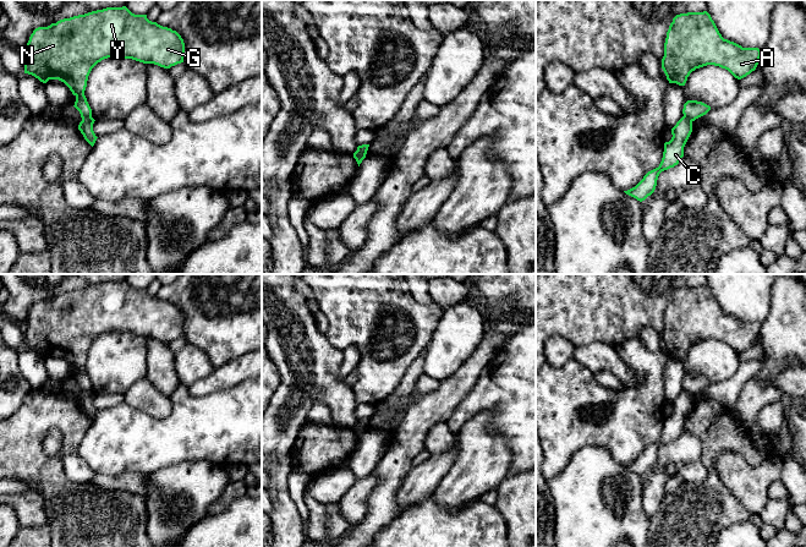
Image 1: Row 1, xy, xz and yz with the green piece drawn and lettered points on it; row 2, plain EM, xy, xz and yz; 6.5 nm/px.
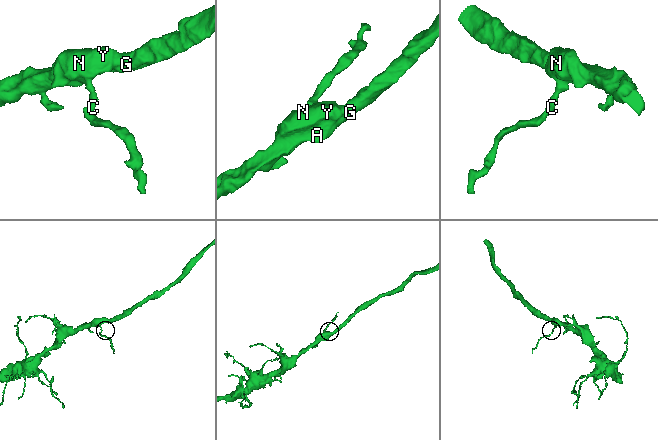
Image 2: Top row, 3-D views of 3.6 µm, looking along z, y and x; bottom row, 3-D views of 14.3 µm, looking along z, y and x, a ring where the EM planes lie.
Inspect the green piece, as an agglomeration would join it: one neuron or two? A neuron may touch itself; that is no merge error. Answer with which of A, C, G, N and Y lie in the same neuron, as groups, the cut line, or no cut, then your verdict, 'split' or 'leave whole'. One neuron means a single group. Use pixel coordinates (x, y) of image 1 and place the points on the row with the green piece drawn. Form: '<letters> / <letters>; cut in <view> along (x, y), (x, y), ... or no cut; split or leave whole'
A G N Y / C; cut in xy along (91, 115), (82, 120); split

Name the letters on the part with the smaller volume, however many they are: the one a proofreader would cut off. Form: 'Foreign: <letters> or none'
Foreign: C

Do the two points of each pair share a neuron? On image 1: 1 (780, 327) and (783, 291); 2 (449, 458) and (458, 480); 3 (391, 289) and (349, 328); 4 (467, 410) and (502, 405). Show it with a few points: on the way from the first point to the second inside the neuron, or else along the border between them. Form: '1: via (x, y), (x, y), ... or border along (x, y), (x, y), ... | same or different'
1: via (783, 318), (783, 300) | same
2: border along (459, 437), (459, 453), (453, 465), (434, 488) | different
3: via (380, 296), (360, 317) | same
4: via (476, 404), (493, 404) | same

